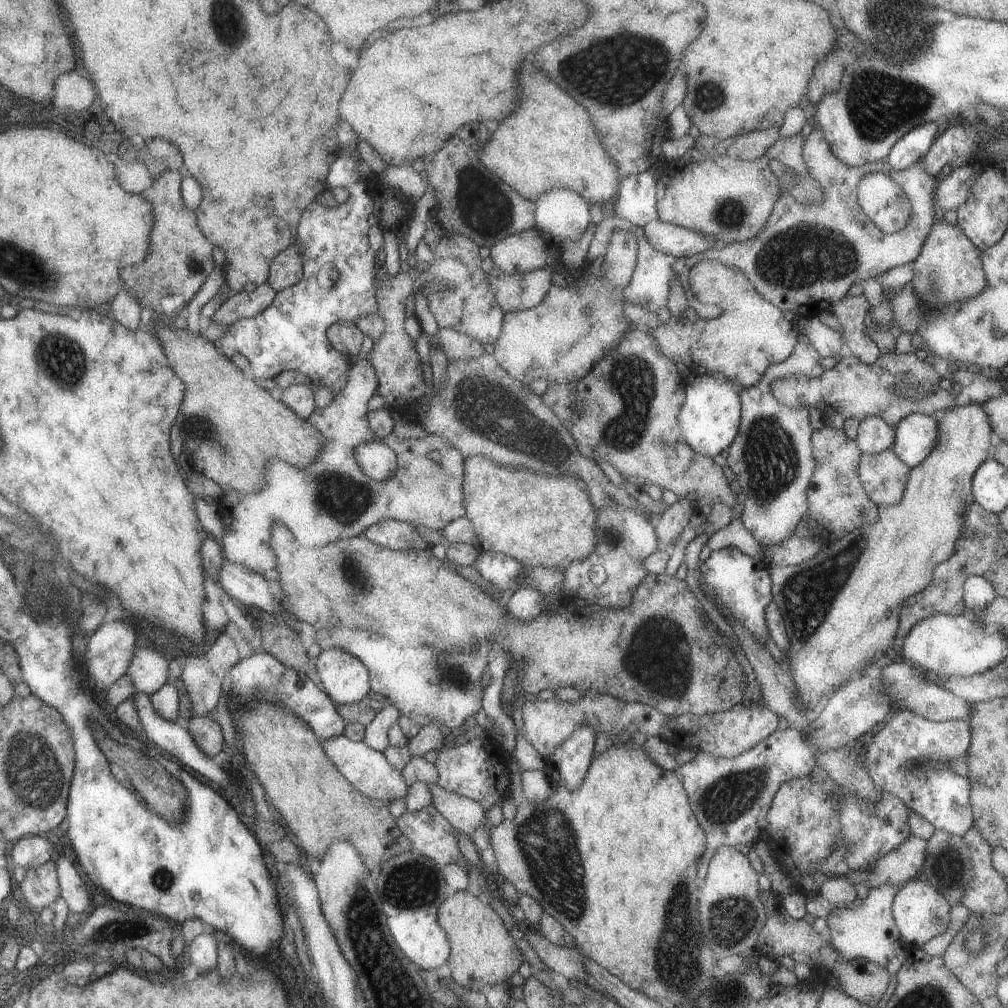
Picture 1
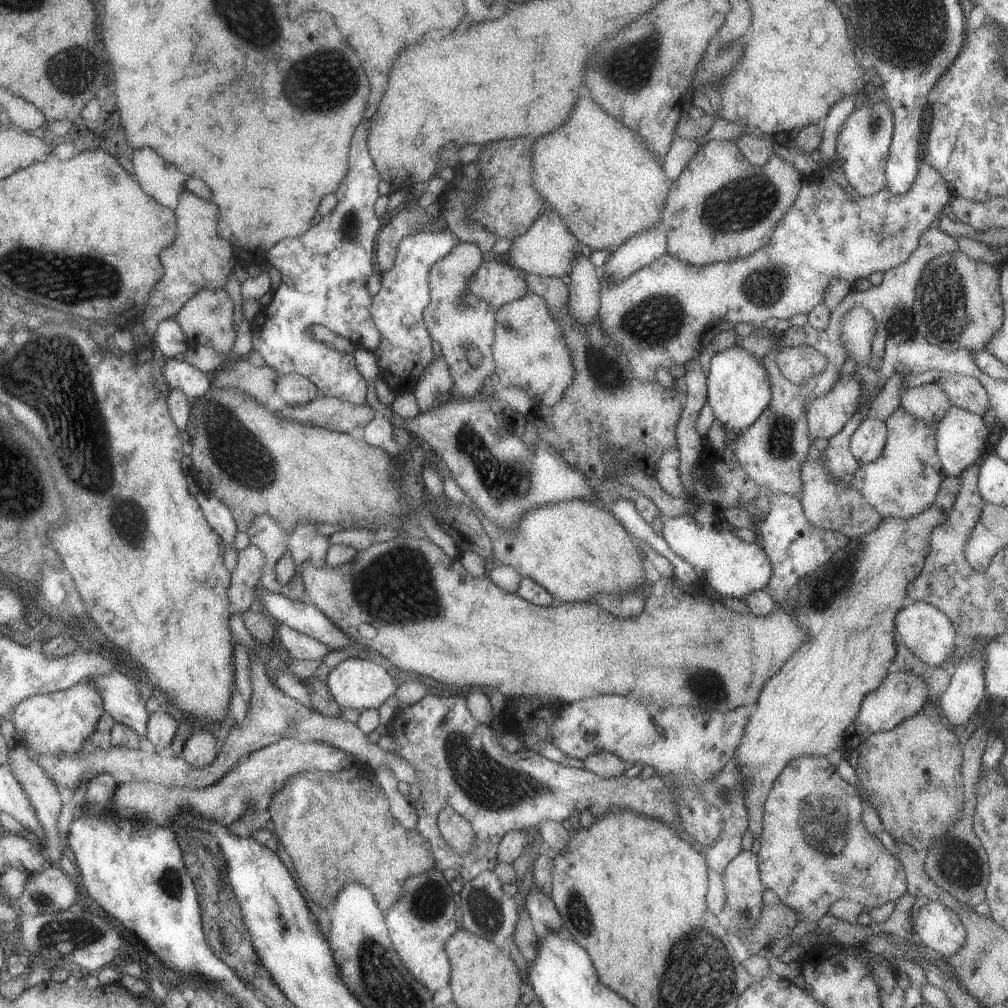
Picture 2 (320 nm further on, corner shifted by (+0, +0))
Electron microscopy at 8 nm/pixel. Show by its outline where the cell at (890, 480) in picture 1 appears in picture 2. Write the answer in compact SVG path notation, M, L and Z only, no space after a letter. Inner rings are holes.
M903 407L895 408L884 423L886 441L881 456L873 462L860 463L854 472L852 487L878 515L908 519L933 504L941 481L947 477L936 451L937 423L927 424Z

